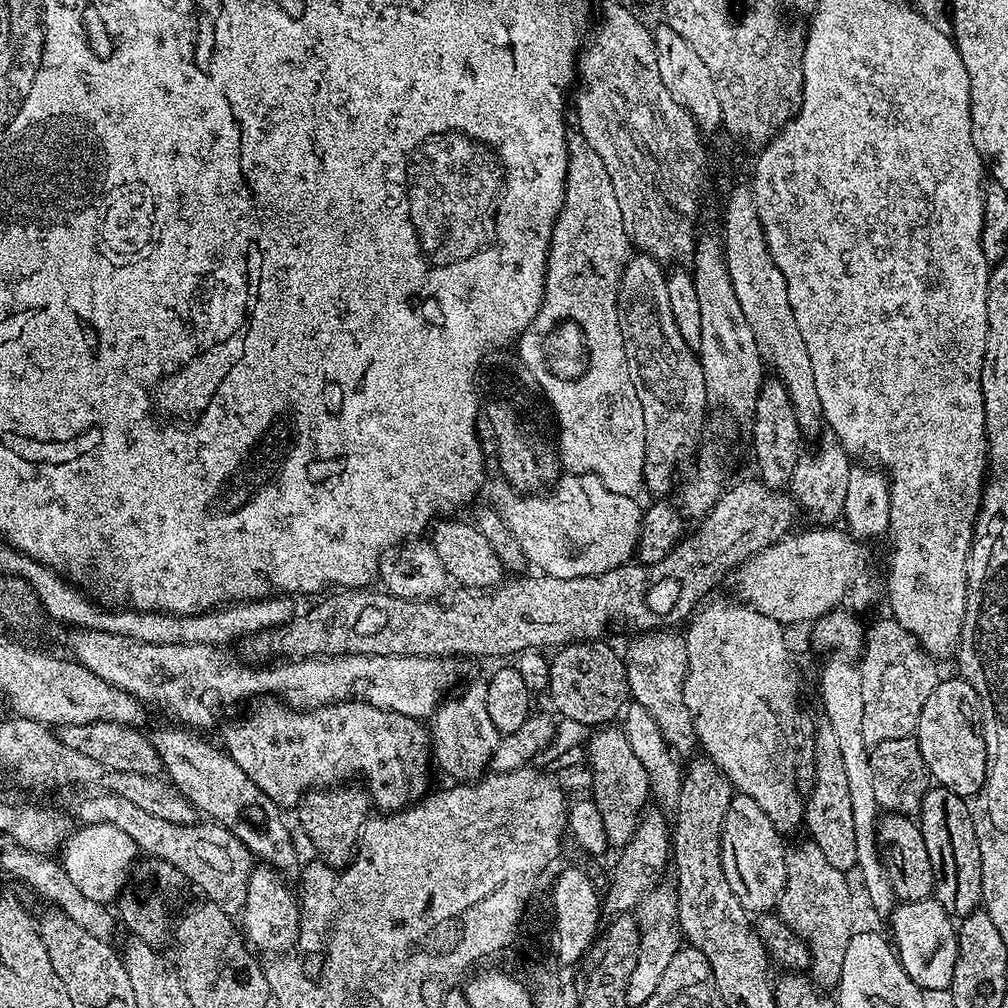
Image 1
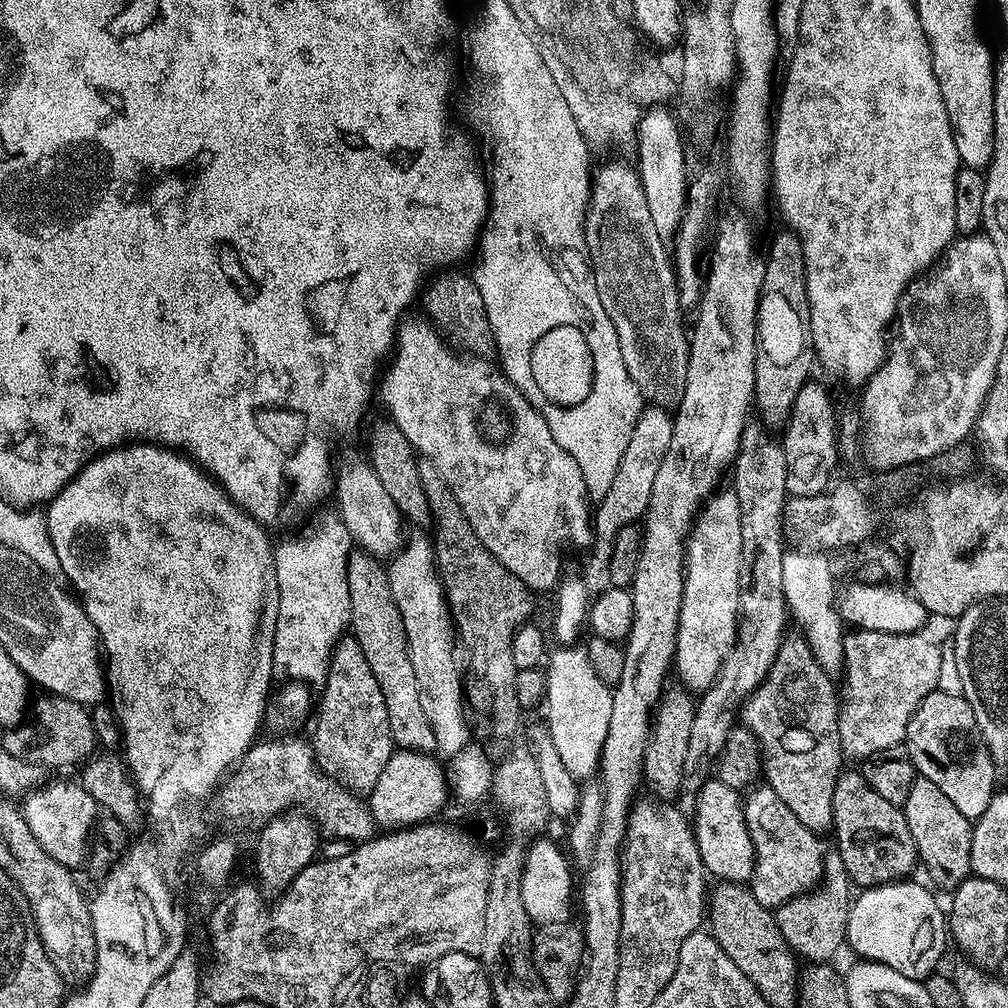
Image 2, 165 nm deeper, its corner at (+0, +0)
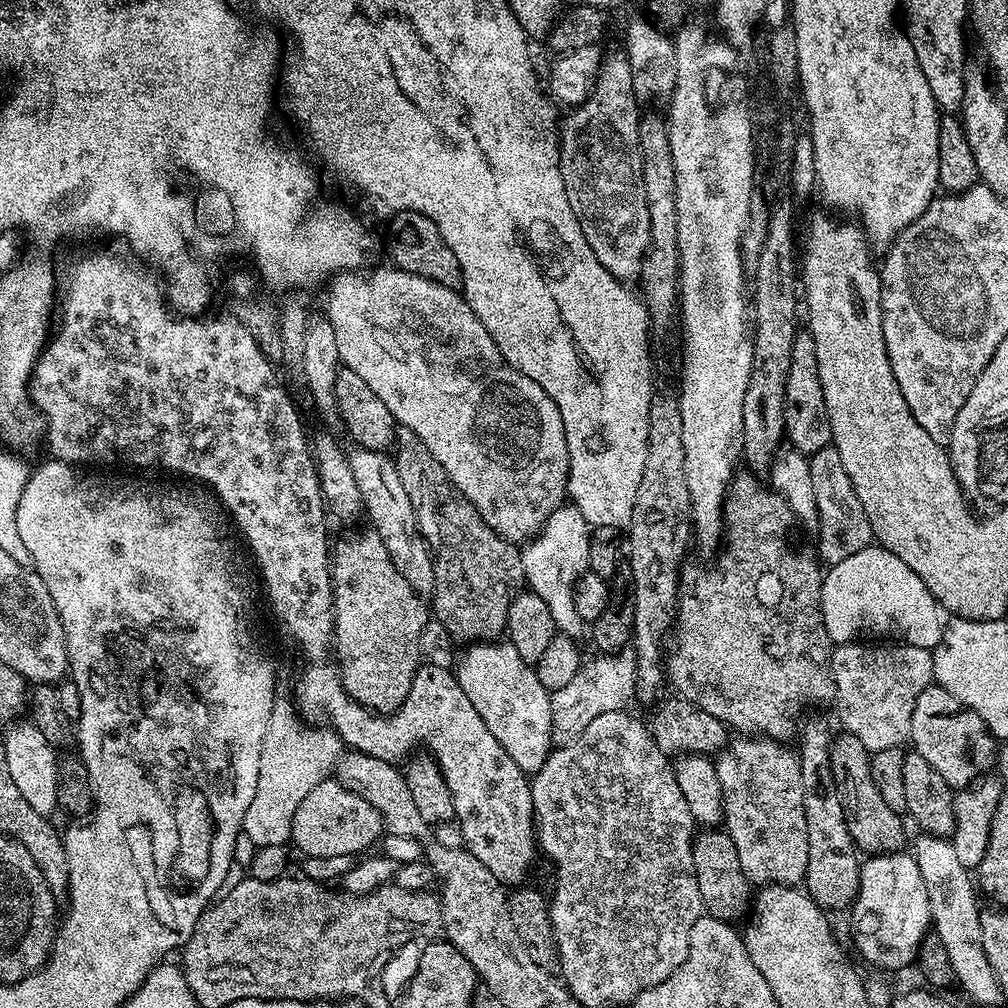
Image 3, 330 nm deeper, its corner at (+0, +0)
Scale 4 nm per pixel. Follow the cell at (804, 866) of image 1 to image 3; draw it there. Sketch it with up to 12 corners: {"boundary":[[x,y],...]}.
{"boundary":[[736,739],[715,766],[753,885],[808,875],[797,753]]}

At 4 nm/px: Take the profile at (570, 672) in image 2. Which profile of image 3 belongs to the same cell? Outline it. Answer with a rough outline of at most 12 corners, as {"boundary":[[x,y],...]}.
{"boundary":[[575,506],[550,514],[523,545],[525,585],[557,629],[580,638],[574,606],[592,532]]}

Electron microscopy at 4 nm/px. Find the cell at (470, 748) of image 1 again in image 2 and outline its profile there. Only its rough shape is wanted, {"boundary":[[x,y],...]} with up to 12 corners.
{"boundary":[[433,541],[386,568],[437,749],[470,743],[456,629]]}

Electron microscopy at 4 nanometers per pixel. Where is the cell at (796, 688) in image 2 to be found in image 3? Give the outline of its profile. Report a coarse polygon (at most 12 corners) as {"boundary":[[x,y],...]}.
{"boundary":[[740,470],[680,569],[666,676],[788,742],[836,695],[821,565]]}

